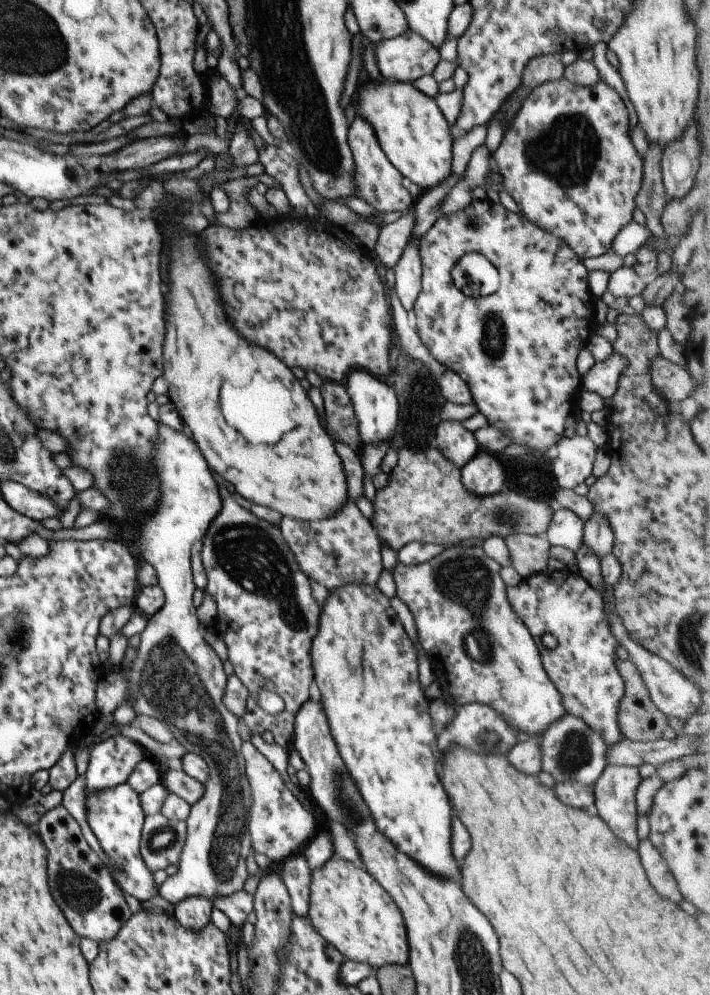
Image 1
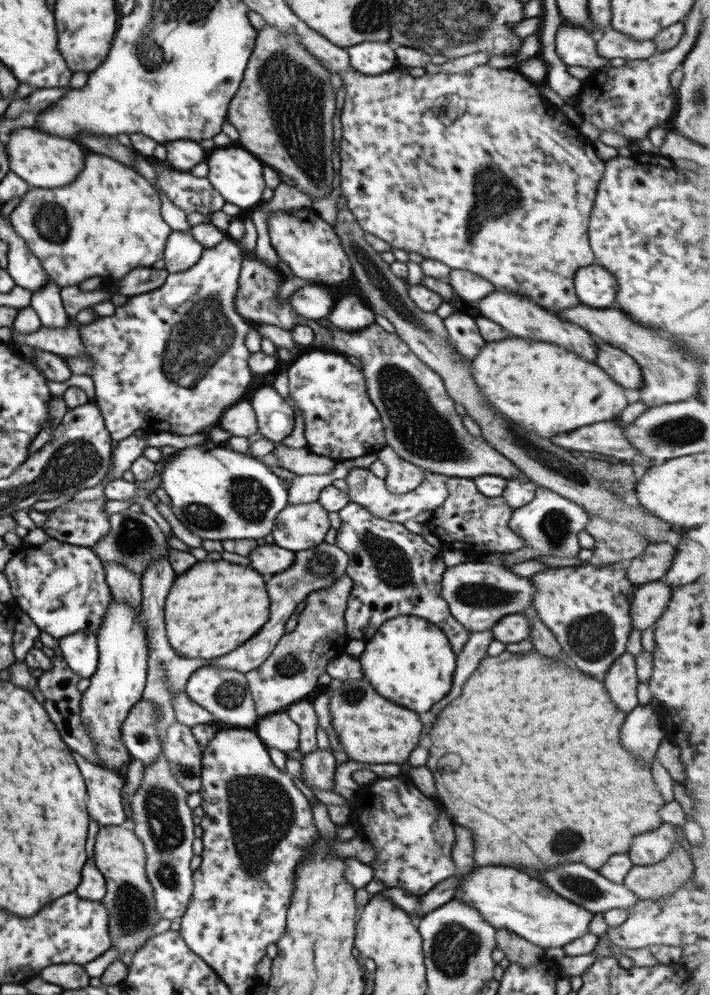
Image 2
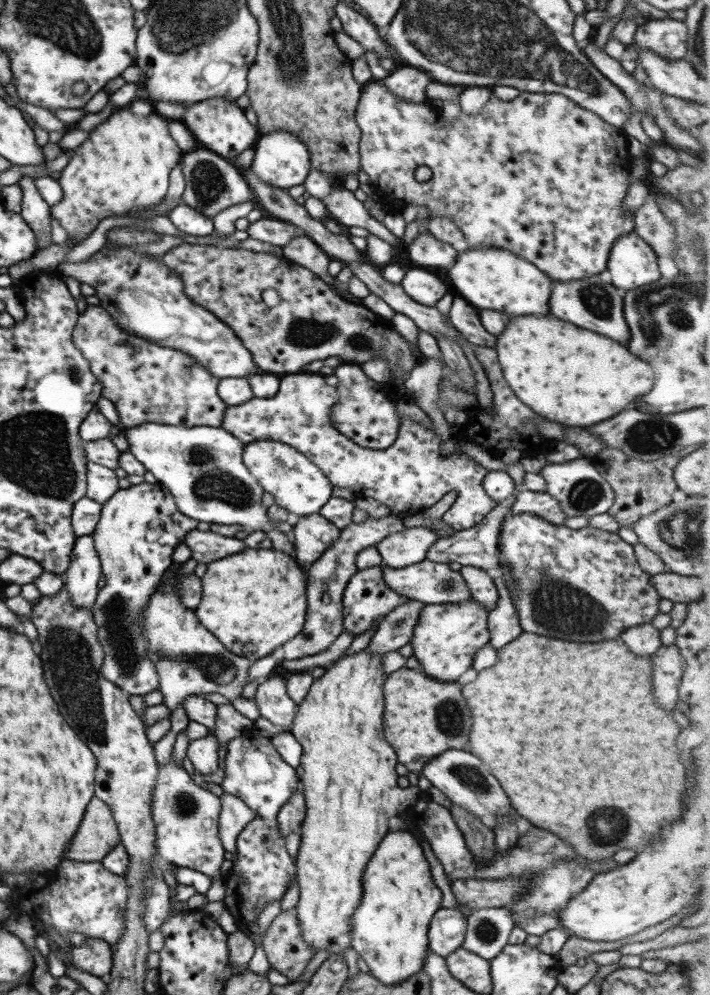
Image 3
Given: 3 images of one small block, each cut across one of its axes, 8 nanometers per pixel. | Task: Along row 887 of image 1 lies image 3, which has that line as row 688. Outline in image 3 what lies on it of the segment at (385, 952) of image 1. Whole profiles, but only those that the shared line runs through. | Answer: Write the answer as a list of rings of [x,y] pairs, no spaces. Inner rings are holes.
[[[363,650],[325,668],[322,676],[313,680],[306,698],[298,704],[290,731],[303,748],[300,766],[296,769],[306,800],[306,817],[299,828],[300,849],[295,858],[295,880],[300,888],[296,912],[306,944],[316,952],[326,950],[331,956],[343,956],[348,948],[353,948],[350,918],[362,900],[362,876],[370,856],[391,830],[394,818],[403,811],[409,811],[421,793],[418,787],[398,786],[399,775],[395,768],[399,763],[398,756],[383,734],[382,685],[388,674],[381,667],[381,657]]]

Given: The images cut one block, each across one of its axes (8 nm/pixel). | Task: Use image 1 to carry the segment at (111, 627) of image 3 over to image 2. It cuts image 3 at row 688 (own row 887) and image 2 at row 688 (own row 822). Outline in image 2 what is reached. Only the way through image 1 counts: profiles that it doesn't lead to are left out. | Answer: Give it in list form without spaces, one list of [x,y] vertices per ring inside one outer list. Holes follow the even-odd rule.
[[[114,599],[108,607],[108,614],[104,616],[100,630],[95,635],[99,660],[97,669],[90,677],[90,686],[82,693],[80,718],[82,726],[97,742],[95,751],[103,760],[101,766],[111,771],[123,771],[130,754],[122,742],[120,728],[129,717],[130,709],[142,699],[149,660],[147,636],[144,626],[136,620],[136,607]]]

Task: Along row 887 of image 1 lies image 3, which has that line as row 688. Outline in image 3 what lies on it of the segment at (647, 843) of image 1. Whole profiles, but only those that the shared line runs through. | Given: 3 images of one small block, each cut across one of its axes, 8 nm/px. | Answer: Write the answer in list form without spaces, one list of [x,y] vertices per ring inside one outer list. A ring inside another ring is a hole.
[[[676,644],[672,646],[664,646],[652,656],[654,670],[652,671],[654,678],[654,698],[658,702],[660,708],[664,710],[674,710],[677,712],[676,706],[679,700],[680,679],[684,674],[686,662],[682,659]]]

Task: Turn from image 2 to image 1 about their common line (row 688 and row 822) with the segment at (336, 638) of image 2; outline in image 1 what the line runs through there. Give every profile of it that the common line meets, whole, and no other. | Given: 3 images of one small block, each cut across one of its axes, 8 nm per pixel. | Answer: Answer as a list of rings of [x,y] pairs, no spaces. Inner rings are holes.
[[[243,741],[241,753],[253,796],[248,825],[252,852],[283,862],[290,855],[302,852],[316,834],[318,827],[314,824],[314,815],[286,787],[276,768],[250,741]]]

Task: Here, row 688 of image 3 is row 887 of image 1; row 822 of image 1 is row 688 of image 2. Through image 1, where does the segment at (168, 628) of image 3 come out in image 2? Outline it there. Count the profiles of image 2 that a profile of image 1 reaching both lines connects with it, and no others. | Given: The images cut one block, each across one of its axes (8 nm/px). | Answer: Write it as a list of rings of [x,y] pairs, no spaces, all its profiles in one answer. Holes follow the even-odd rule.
[[[204,665],[189,676],[185,693],[196,704],[210,712],[216,722],[230,724],[234,728],[254,729],[260,720],[246,675],[243,672]]]

